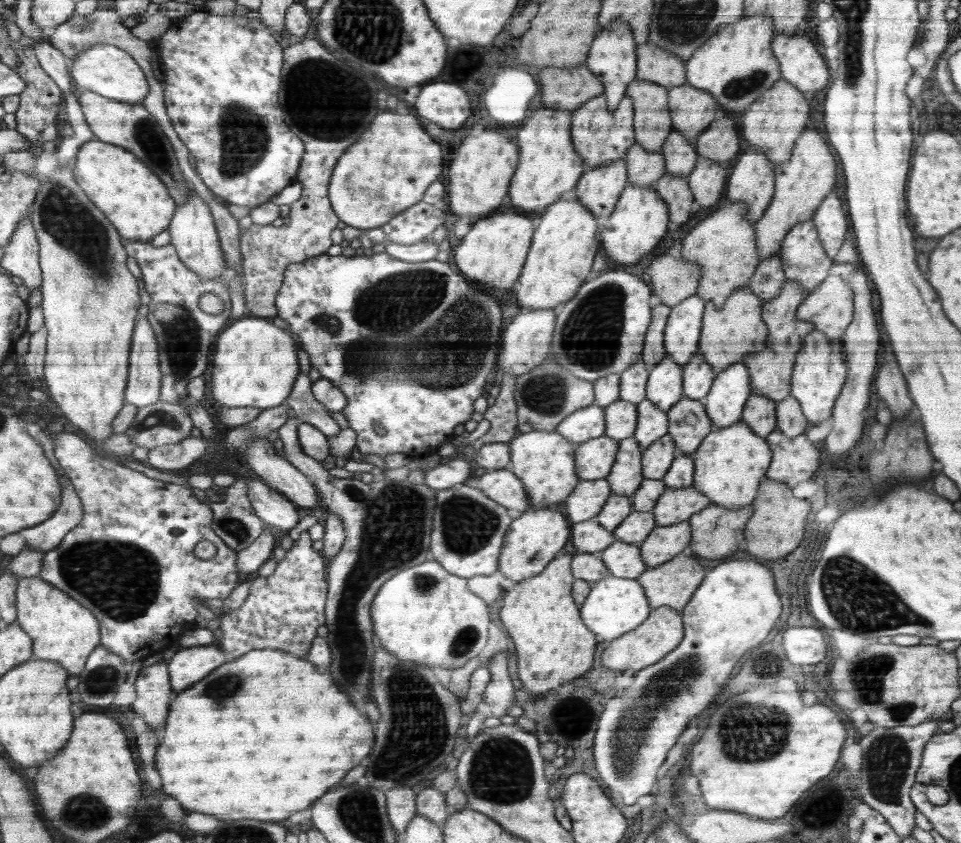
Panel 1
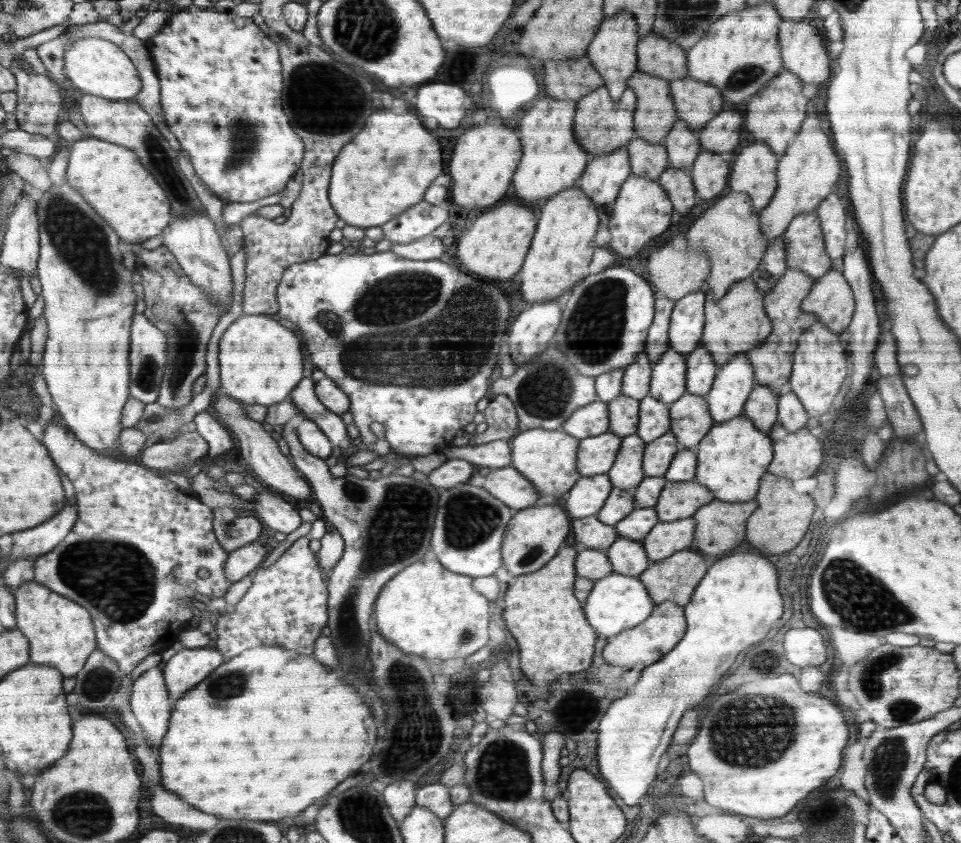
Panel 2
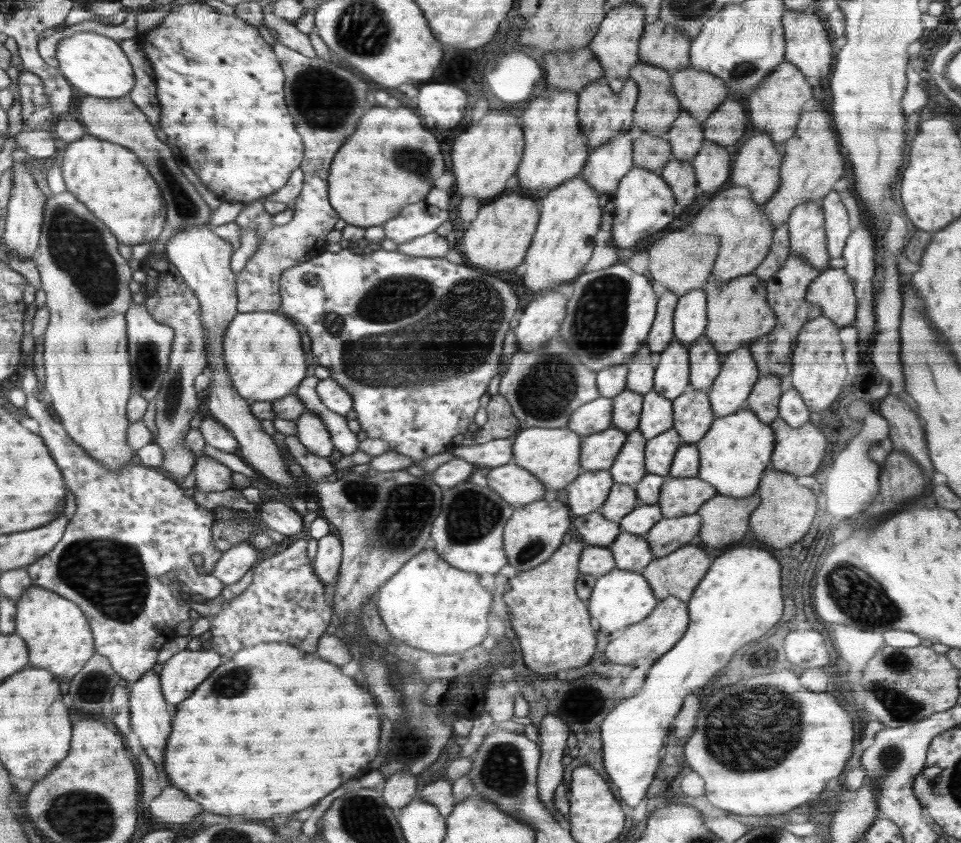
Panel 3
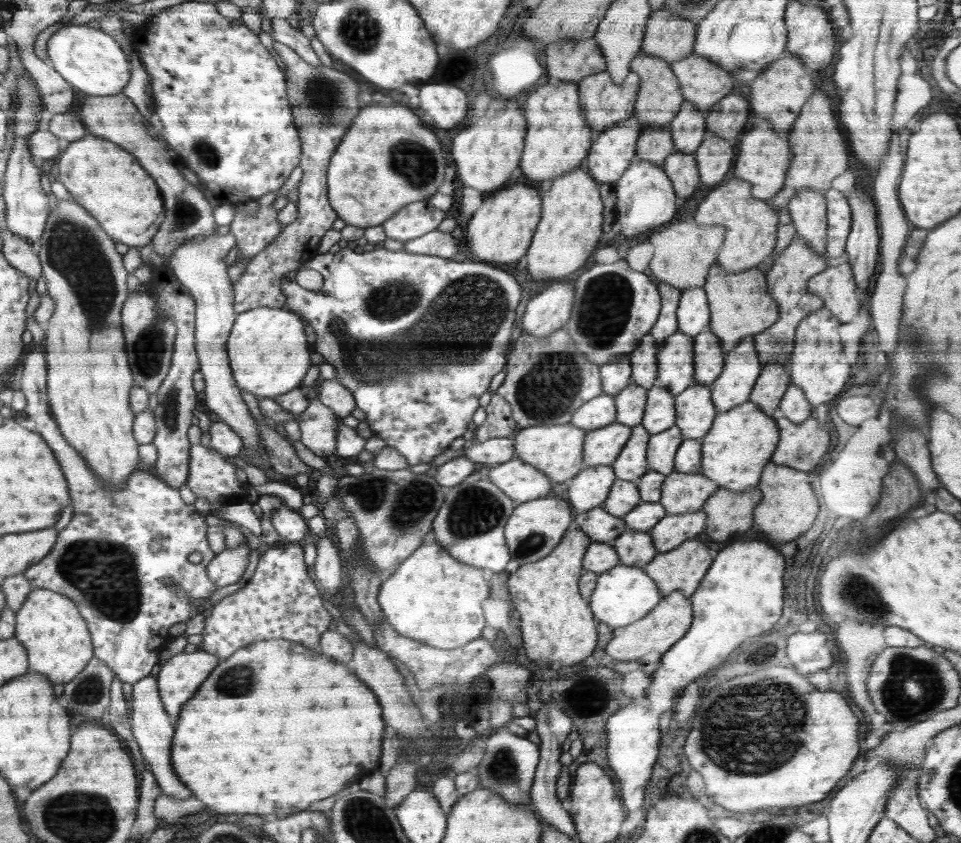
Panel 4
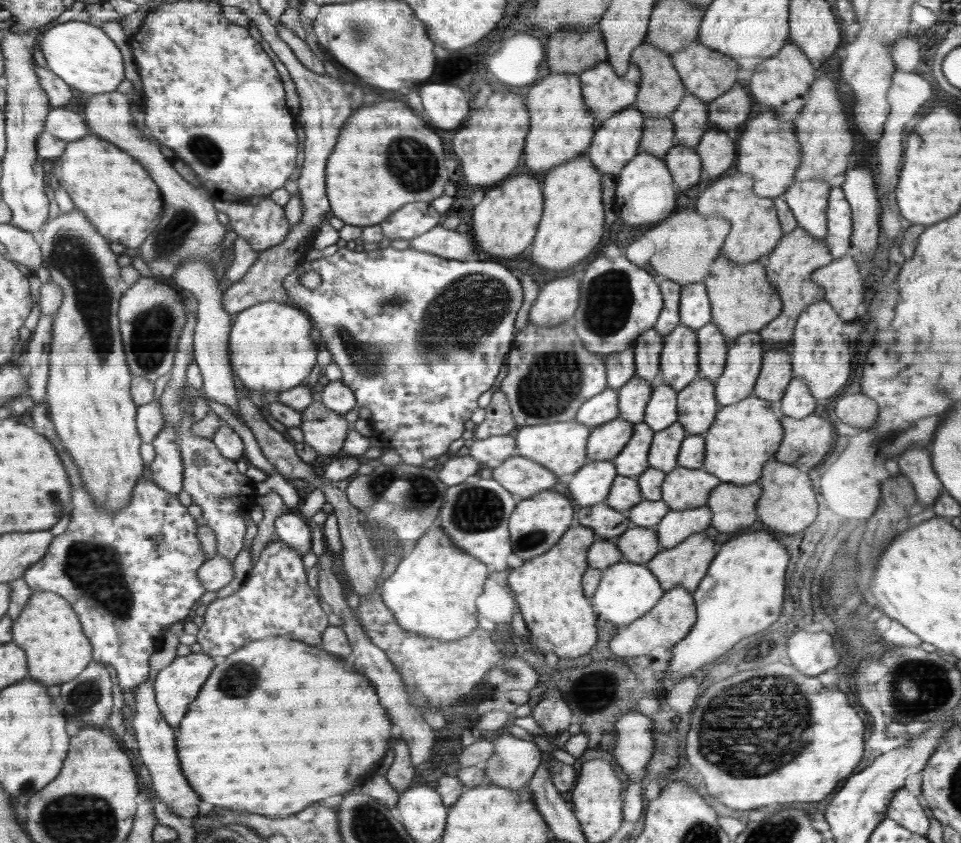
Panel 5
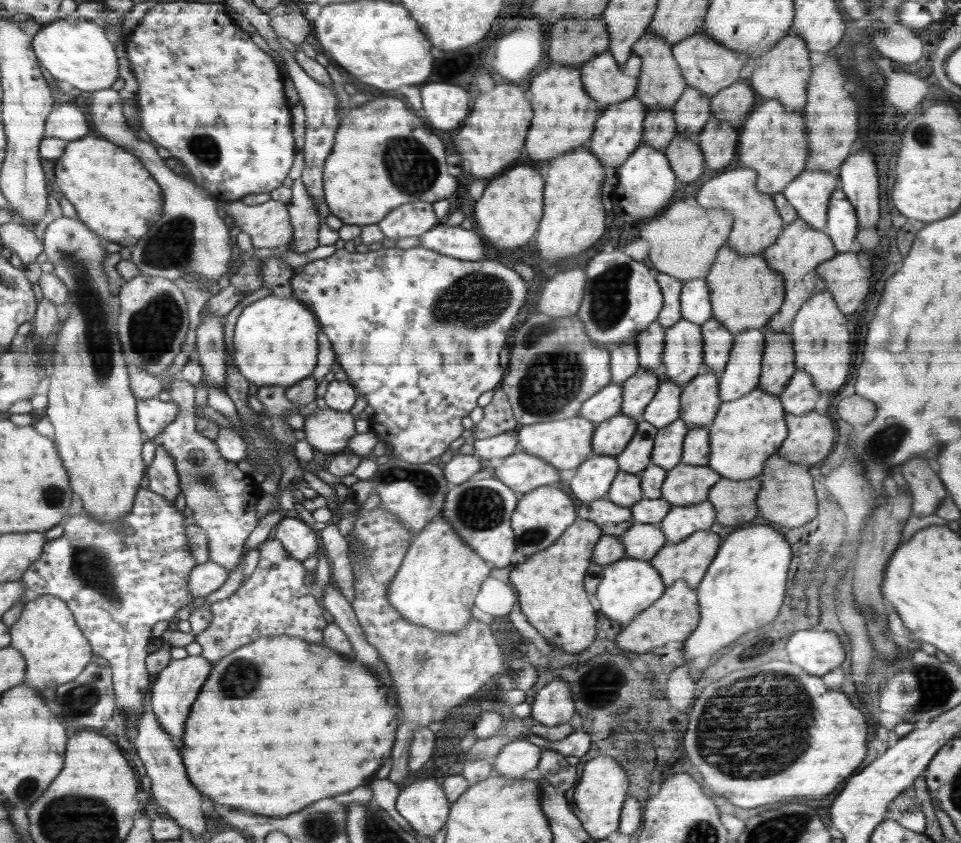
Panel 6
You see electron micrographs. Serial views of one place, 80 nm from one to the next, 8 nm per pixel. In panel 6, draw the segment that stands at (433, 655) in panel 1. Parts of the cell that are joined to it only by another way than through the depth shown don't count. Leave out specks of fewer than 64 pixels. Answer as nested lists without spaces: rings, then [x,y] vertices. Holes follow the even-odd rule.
[[[443,516],[430,522],[420,533],[414,535],[413,540],[414,544],[408,548],[408,554],[402,562],[402,570],[398,570],[398,580],[390,584],[389,602],[413,624],[428,626],[438,632],[460,632],[469,624],[477,594],[490,574],[486,560],[457,534],[452,523]]]

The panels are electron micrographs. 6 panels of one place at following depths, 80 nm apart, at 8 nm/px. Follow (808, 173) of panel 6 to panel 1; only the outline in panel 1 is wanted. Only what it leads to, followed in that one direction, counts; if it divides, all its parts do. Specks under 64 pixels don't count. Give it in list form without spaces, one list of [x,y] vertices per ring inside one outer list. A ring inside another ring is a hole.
[[[812,219],[790,229],[779,255],[787,280],[795,280],[808,294],[820,286],[834,263],[825,253]]]

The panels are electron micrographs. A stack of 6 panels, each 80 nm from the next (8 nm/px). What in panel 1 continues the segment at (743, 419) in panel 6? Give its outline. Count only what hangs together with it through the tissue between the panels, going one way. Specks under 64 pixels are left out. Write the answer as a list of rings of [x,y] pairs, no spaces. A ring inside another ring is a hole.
[[[740,421],[728,428],[714,429],[702,441],[700,448],[692,455],[695,469],[693,472],[693,488],[708,497],[712,504],[722,508],[744,508],[756,499],[759,485],[766,477],[772,460],[772,451],[764,438],[758,437],[746,423]]]

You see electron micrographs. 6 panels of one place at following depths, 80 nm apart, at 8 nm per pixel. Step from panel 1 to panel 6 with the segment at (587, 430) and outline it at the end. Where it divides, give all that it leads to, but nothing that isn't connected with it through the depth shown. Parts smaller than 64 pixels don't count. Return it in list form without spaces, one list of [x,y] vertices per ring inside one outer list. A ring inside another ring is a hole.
[[[611,381],[604,389],[584,402],[578,415],[596,425],[616,416],[621,412],[623,404],[624,387],[621,384],[622,382]]]

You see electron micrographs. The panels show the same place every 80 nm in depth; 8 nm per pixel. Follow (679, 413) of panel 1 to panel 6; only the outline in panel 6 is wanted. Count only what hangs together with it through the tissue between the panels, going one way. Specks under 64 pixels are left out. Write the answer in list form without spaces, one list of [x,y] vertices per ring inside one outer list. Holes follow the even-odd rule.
[[[703,369],[686,383],[681,394],[681,417],[688,429],[708,428],[722,404],[718,394],[719,376]]]

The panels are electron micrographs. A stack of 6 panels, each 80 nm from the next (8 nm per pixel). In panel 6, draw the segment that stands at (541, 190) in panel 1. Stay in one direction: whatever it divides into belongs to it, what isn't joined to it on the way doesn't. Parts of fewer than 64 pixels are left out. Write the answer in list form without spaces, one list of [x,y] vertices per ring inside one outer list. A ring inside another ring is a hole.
[[[551,63],[542,74],[534,75],[530,94],[534,98],[534,122],[530,126],[530,138],[526,138],[526,150],[532,162],[548,164],[548,160],[562,156],[560,152],[568,152],[590,140],[595,129],[594,122],[597,122],[602,110],[596,99],[584,89],[580,67]]]

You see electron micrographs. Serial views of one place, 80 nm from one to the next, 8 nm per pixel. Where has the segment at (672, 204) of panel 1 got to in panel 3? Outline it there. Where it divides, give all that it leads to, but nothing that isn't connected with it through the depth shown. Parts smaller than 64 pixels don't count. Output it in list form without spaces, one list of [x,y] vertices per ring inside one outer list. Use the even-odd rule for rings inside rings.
[[[670,158],[660,173],[670,186],[676,199],[674,214],[680,214],[694,202],[694,190],[697,186],[697,175],[690,162]]]

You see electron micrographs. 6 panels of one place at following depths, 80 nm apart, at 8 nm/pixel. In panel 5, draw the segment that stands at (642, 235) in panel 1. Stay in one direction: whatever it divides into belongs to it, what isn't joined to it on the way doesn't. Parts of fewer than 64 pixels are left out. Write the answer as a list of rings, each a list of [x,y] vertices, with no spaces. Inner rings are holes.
[[[639,151],[616,178],[615,204],[620,208],[620,218],[630,228],[658,224],[670,217],[676,206],[674,200],[676,200],[674,181],[664,159],[656,158],[648,152]]]

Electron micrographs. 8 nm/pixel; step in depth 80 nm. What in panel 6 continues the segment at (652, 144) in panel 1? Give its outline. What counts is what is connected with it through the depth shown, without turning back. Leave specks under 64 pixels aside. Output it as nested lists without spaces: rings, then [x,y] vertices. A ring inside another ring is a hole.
[[[648,31],[640,38],[633,51],[641,58],[640,85],[637,87],[635,96],[641,99],[648,110],[652,108],[672,108],[673,110],[674,105],[688,87],[673,57],[672,45],[665,42],[661,35]]]

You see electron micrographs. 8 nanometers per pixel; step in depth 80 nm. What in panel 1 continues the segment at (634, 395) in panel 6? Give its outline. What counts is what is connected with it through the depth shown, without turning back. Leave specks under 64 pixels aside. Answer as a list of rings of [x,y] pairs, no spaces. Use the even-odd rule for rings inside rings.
[[[618,399],[606,408],[605,435],[618,442],[633,437],[637,431],[637,405]]]

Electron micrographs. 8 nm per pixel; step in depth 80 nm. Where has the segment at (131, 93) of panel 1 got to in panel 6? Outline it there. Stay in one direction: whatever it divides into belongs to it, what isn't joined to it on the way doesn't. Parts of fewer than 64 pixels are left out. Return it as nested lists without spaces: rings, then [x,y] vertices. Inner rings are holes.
[[[77,15],[59,16],[54,22],[42,25],[33,39],[33,49],[39,62],[54,79],[85,95],[110,89],[119,78],[114,42],[98,22],[85,20]]]

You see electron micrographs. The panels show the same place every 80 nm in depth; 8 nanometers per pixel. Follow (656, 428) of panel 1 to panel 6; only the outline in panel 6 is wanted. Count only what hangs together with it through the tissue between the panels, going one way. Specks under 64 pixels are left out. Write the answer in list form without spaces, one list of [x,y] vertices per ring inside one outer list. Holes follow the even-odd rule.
[[[662,381],[657,394],[645,408],[643,421],[652,423],[661,430],[680,418],[682,392],[683,387],[680,383]]]

